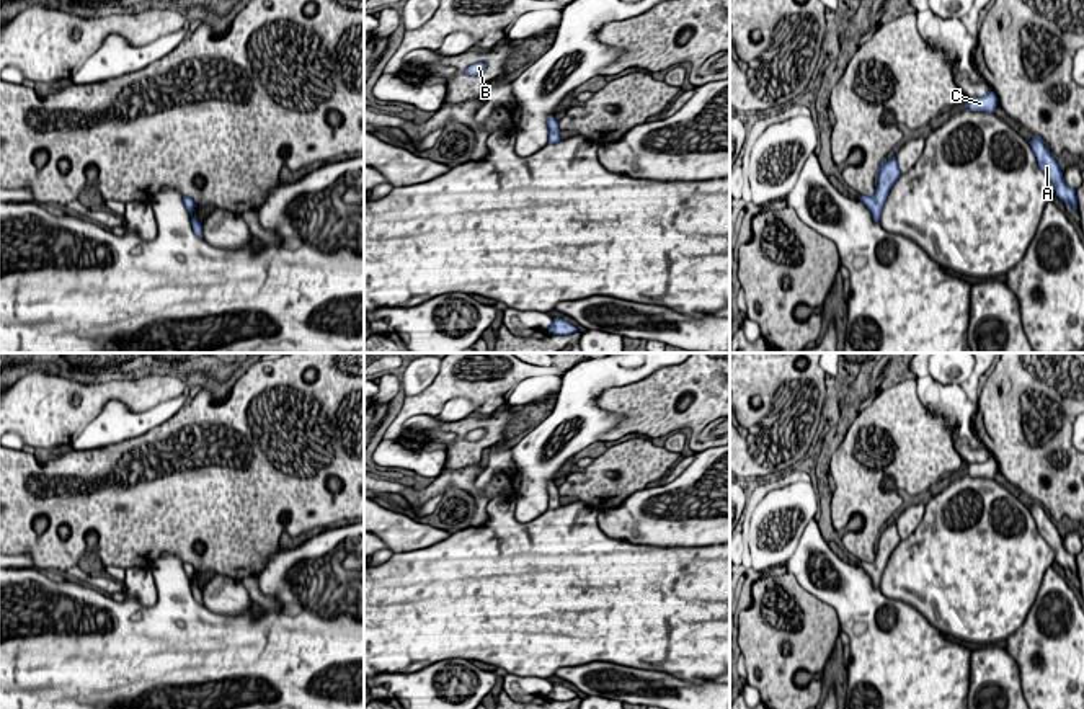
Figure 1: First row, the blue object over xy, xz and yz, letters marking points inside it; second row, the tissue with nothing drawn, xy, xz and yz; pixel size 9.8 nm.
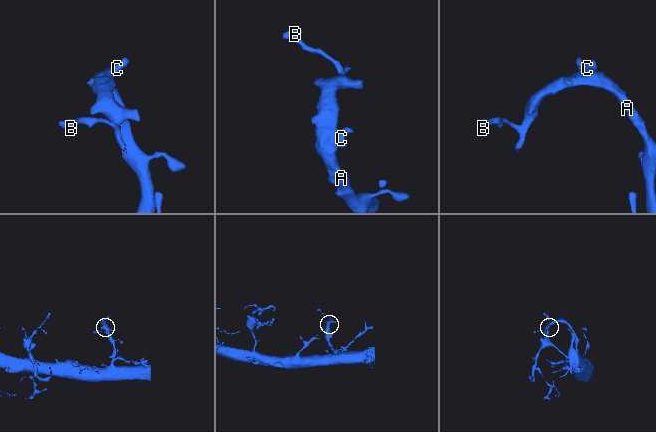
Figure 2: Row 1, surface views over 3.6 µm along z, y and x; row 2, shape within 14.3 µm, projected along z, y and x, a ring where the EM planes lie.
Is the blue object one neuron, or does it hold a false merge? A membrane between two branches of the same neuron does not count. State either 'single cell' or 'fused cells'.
single cell

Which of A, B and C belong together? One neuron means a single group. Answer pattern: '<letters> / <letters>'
A B C

